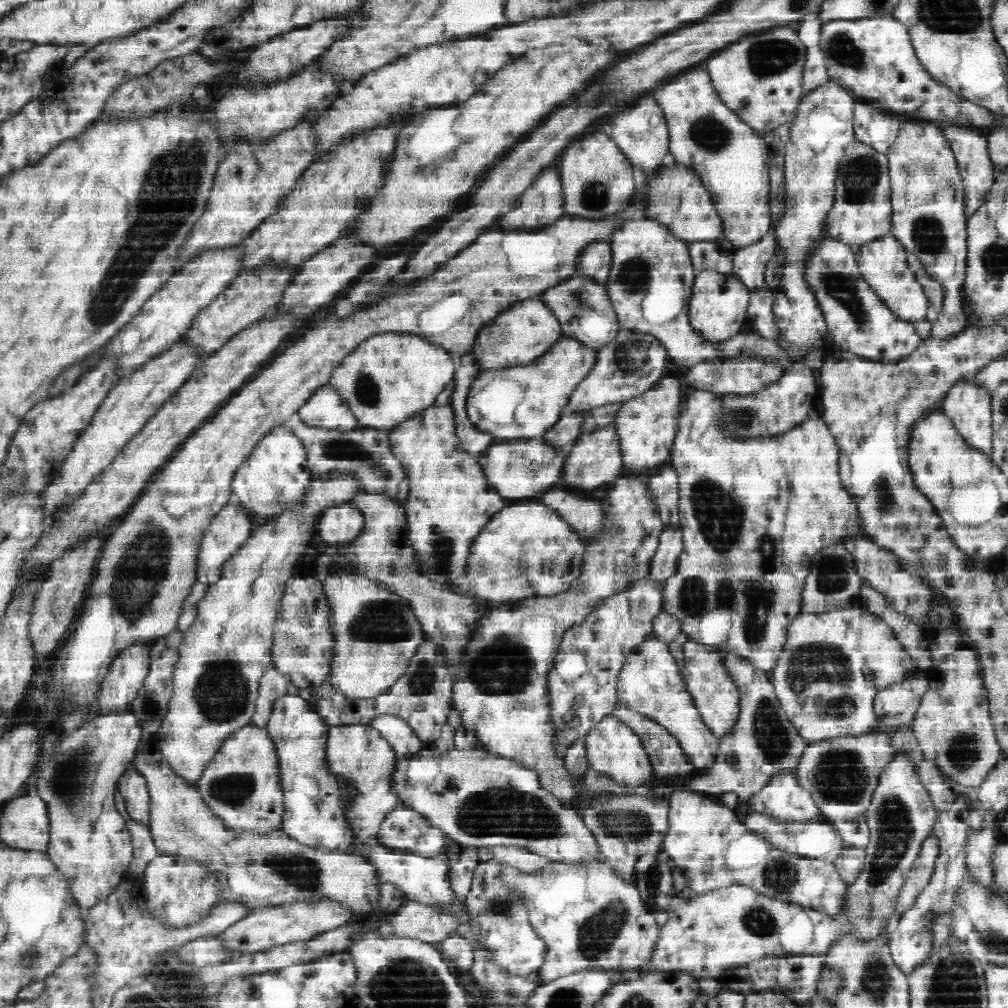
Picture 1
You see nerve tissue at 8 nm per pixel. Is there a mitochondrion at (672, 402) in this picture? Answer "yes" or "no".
no

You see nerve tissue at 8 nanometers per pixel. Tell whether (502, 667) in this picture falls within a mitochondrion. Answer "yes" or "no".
yes

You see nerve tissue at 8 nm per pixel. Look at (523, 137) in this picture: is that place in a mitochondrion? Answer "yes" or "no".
no

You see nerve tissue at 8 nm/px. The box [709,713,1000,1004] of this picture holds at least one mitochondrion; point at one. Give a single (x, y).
(893, 816)

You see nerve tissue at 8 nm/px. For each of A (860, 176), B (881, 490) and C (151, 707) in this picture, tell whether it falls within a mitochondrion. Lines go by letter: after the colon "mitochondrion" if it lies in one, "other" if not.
A: mitochondrion
B: mitochondrion
C: mitochondrion

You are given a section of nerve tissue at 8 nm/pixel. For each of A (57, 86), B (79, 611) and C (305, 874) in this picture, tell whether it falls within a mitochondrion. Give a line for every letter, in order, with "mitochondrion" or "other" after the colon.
A: other
B: other
C: mitochondrion

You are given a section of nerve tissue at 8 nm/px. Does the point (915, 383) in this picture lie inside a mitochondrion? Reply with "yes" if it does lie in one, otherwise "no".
yes

